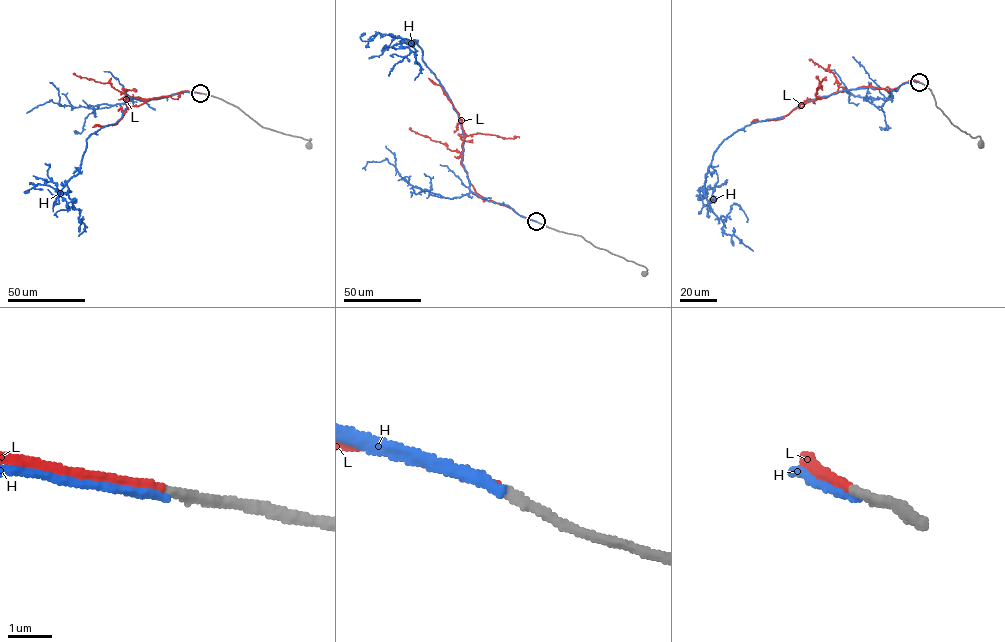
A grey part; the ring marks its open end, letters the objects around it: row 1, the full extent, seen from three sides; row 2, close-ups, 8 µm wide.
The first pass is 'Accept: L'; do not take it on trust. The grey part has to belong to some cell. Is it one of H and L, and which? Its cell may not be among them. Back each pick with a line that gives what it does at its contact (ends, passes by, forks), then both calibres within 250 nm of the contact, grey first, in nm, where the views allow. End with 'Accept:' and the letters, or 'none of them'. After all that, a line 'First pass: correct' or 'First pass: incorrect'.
L: it ends there; 240 nm thick on the grey side, 220 nm on the other
Accept: L
First pass: correct

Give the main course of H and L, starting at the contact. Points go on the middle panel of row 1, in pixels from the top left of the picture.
H: (537, 221), (470, 190), (458, 114), (416, 41), (403, 38), (420, 66), (414, 80)
L: (536, 221), (486, 200), (475, 190), (461, 163), (465, 135), (459, 114), (442, 88), (428, 78)

